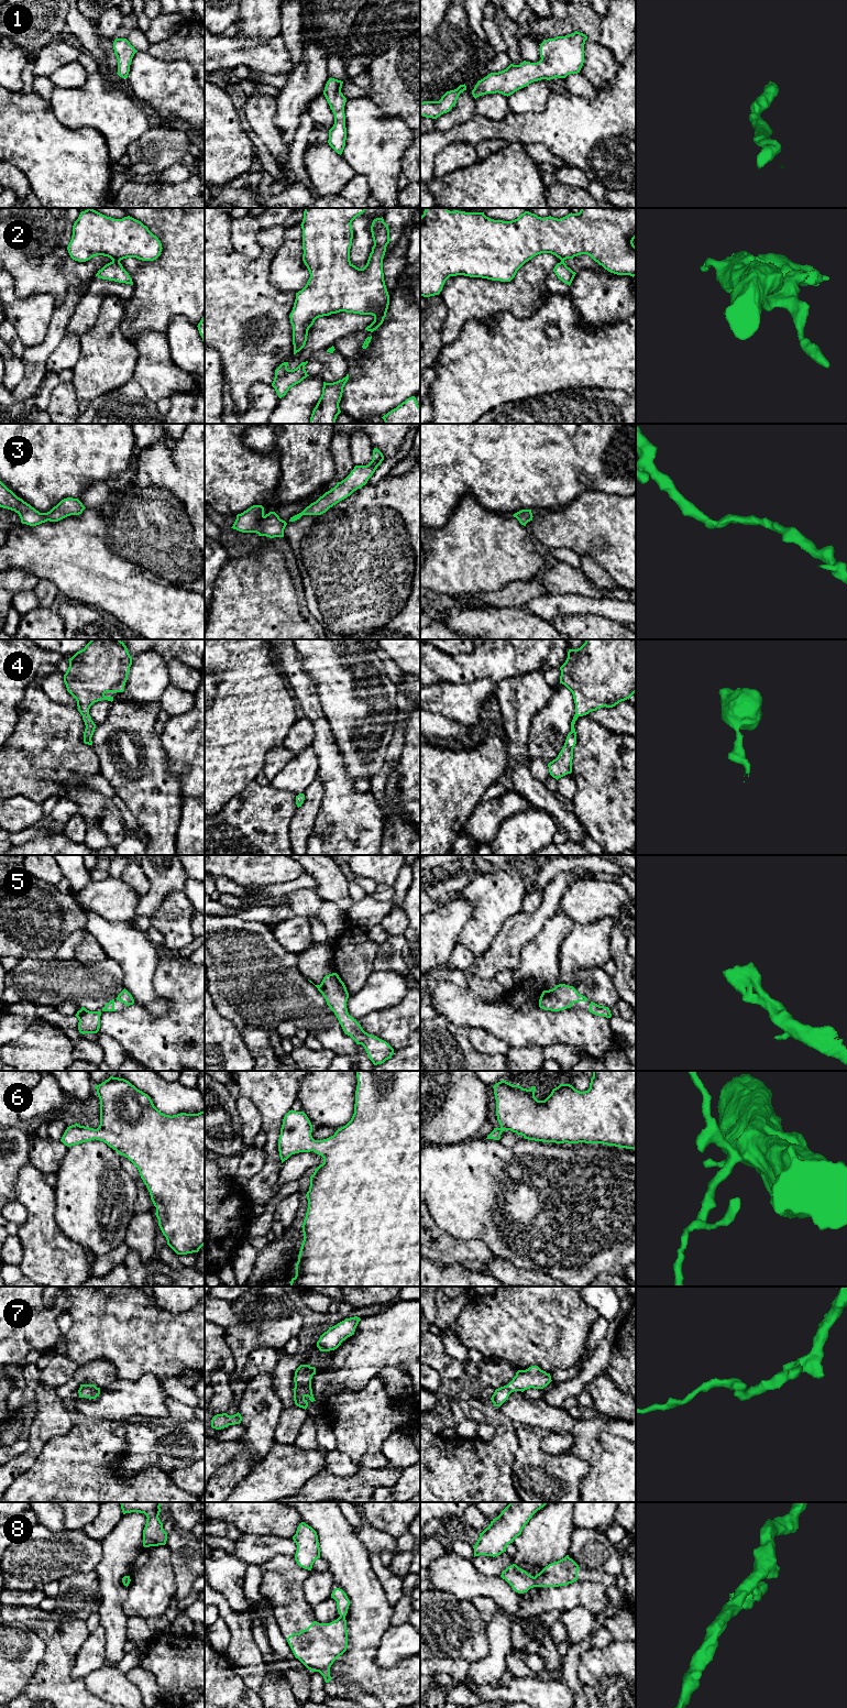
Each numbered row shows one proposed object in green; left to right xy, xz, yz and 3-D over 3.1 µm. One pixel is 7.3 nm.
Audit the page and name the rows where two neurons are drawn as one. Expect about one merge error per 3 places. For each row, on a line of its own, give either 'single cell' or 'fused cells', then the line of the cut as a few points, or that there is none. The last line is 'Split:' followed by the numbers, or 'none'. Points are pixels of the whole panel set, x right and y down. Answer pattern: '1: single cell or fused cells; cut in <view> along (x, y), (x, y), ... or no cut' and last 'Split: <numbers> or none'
1: single cell; no cut
2: fused cells; cut in xy along (112, 260), (119, 262)
3: single cell; no cut
4: single cell; no cut
5: single cell; no cut
6: single cell; no cut
7: single cell; no cut
8: fused cells; cut in yz along (532, 1577), (535, 1586)
Split: 2, 8

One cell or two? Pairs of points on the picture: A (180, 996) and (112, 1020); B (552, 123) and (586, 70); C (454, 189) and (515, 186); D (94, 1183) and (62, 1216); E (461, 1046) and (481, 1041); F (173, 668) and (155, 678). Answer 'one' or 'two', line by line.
A: one
B: two
C: one
D: one
E: two
F: two

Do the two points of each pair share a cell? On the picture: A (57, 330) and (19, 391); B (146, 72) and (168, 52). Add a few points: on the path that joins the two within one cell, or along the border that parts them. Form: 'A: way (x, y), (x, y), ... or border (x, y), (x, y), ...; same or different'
A: way (47, 346), (34, 359), (33, 375); same
B: border (146, 51), (164, 61), (185, 61); different

